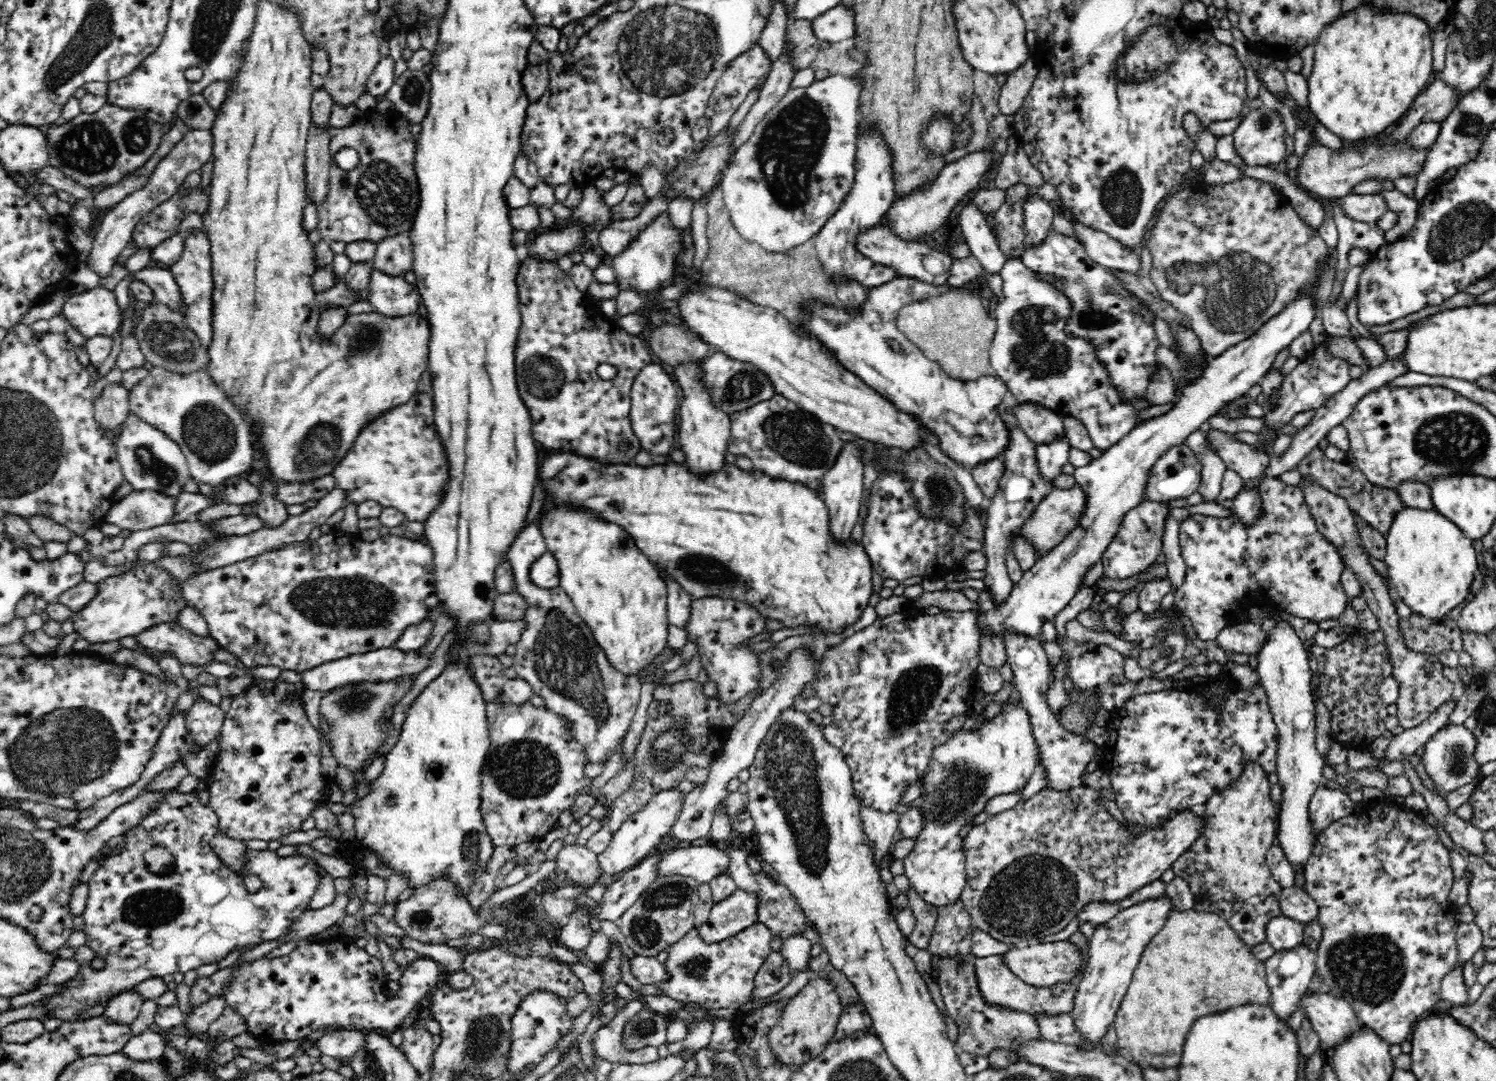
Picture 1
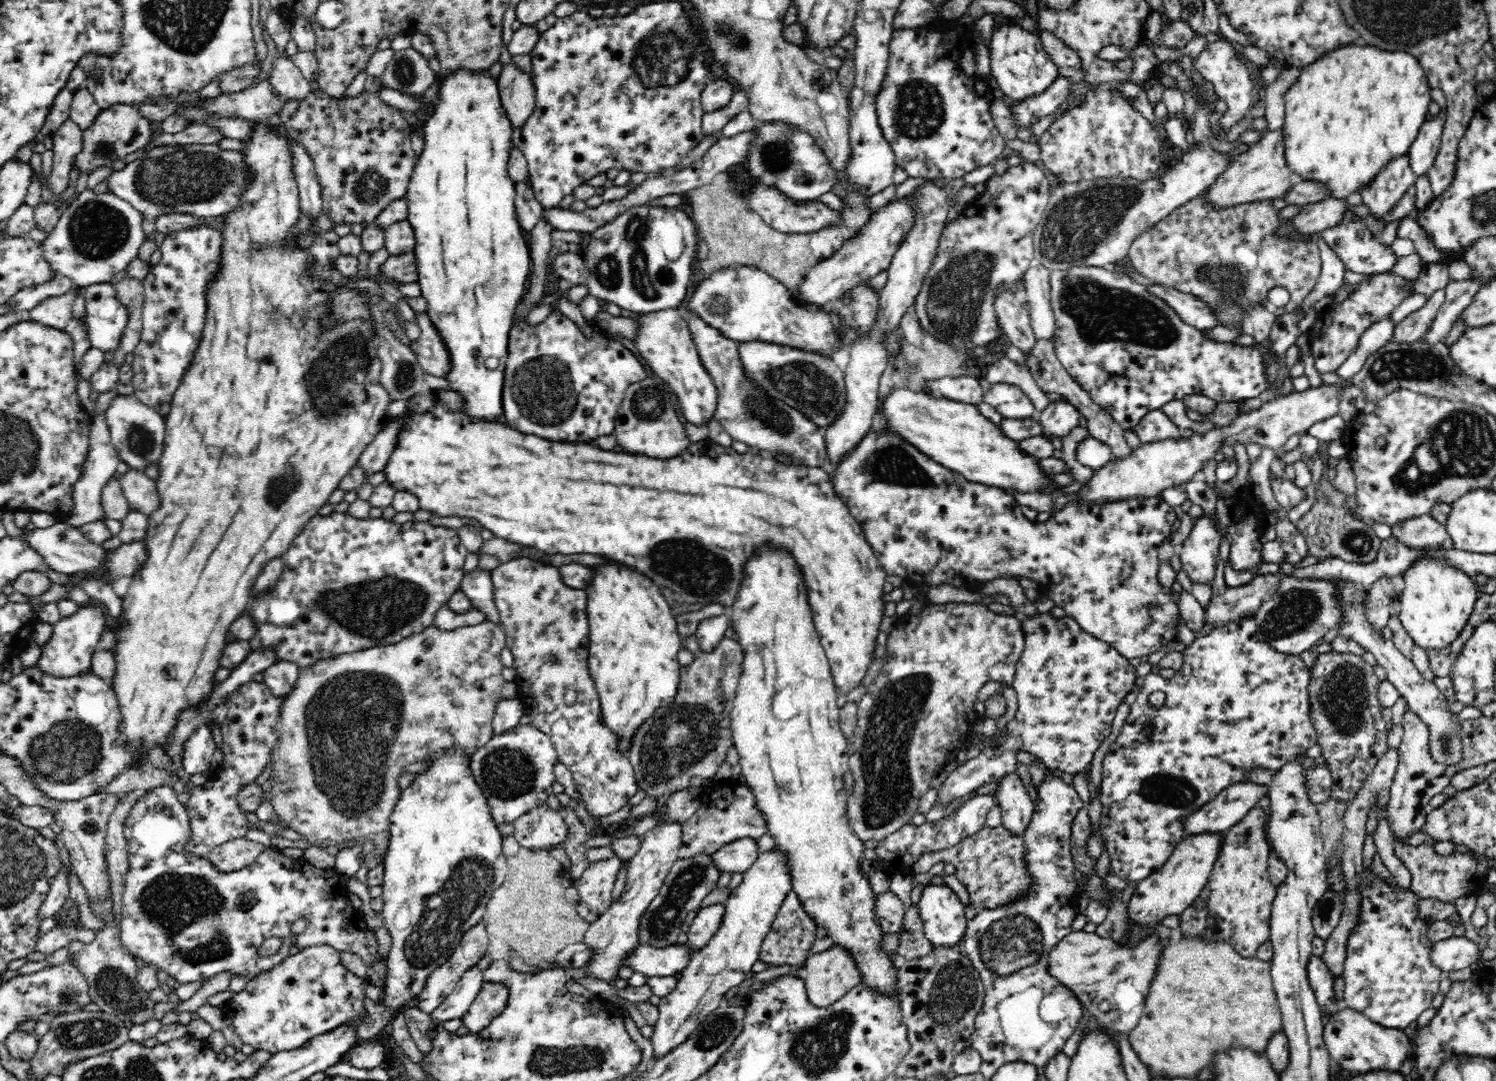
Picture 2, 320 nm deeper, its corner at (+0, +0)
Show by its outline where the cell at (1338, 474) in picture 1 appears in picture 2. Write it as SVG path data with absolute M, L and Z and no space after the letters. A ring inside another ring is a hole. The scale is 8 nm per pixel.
M1429 514L1395 524L1392 527L1392 534L1393 541L1401 541L1412 549L1448 550L1453 548L1453 542L1445 524L1438 522Z

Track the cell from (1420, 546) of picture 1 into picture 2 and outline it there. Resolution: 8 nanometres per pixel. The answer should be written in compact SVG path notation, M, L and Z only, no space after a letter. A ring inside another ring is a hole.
M1420 559L1420 562L1408 566L1403 572L1403 578L1405 586L1399 596L1400 607L1397 615L1406 632L1414 644L1424 648L1426 652L1446 648L1462 632L1474 610L1480 595L1475 579L1456 569L1456 566L1448 565L1444 559Z

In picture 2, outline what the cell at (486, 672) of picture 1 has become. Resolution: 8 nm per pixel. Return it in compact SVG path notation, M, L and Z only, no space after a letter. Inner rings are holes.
M490 621L453 630L443 630L432 624L422 632L406 637L396 644L364 648L356 650L356 653L338 654L333 658L316 660L310 666L300 667L294 689L288 694L280 695L284 697L283 705L280 706L280 739L272 746L271 762L268 764L272 783L267 792L267 801L273 809L274 823L294 830L308 844L320 849L327 849L328 846L346 847L366 840L374 845L368 858L375 858L377 861L384 857L389 847L389 816L393 813L402 792L397 780L406 772L406 766L424 760L429 754L442 749L462 749L464 754L473 755L478 747L484 746L493 737L492 720L498 702L503 699L500 692L505 683L502 678L504 665L500 661L500 652L506 646L506 637L505 631Z

